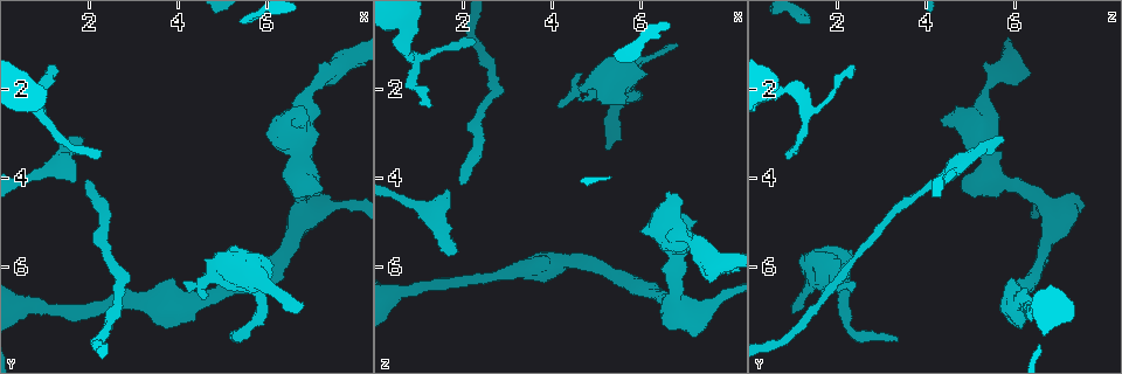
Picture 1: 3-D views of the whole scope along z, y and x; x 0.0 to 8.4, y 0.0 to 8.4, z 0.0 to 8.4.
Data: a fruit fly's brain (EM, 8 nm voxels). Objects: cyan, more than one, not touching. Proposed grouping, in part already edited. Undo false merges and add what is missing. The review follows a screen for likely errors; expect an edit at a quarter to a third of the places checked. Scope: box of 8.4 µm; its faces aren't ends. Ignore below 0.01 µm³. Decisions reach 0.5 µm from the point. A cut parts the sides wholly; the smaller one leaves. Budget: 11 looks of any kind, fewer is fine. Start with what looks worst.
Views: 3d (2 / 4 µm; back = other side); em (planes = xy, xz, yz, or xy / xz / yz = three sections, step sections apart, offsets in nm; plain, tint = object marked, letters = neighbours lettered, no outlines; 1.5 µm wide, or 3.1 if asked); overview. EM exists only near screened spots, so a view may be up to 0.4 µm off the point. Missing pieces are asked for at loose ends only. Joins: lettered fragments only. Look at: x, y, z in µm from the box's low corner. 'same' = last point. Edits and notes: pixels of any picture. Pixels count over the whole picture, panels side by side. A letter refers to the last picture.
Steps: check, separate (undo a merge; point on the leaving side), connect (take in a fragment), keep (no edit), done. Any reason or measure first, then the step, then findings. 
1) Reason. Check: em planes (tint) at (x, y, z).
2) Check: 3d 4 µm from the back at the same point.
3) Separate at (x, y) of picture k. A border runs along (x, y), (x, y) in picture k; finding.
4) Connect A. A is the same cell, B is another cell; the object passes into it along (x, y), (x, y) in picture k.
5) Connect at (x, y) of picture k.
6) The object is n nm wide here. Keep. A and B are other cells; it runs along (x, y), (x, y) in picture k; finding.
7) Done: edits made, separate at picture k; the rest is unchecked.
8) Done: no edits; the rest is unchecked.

Branch stops here. Check: em xz step 8 (letters) at (1.85, 3.15, 5.70).

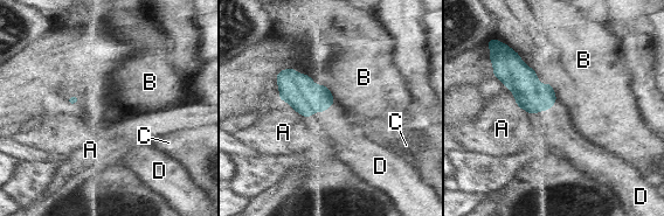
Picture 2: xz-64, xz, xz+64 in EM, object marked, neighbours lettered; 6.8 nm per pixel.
Cut it another way. Check: em planes (letters) at the same point.

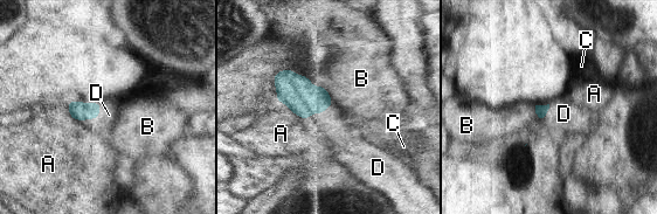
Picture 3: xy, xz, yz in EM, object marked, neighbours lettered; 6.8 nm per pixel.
Connect D. D is the same cell, A, B and C are other cells; the object passes into it along (296, 91), (318, 112), (332, 123) in picture 3; it goes on there.

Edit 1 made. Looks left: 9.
See it whole again. Check: overview.

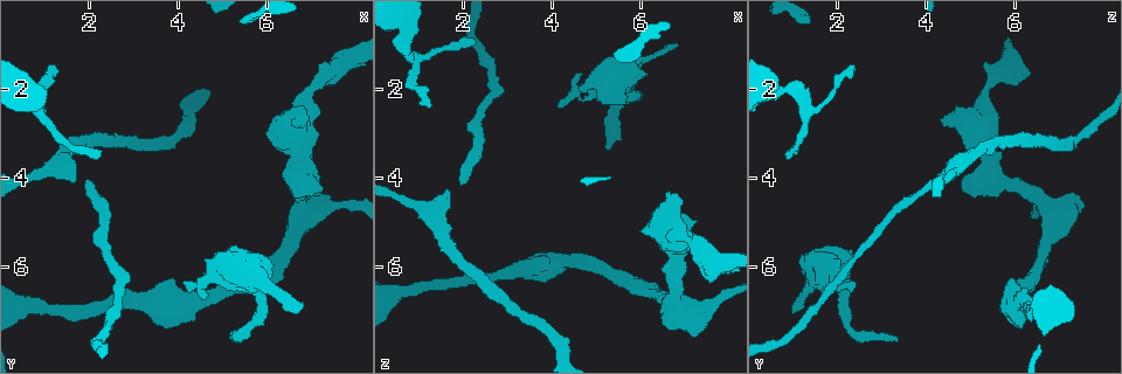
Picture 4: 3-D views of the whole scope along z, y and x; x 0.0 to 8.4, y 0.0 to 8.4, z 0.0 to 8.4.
Branch stops here. Check: em xz step 4 (tint) at (6.80, 6.85, 0.95).

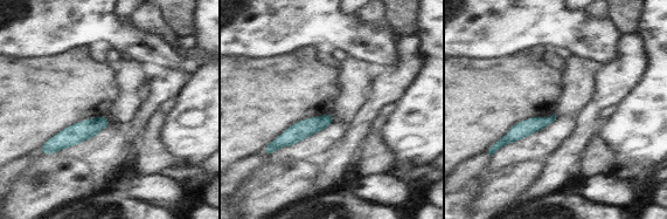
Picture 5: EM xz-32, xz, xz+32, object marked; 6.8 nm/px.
See the neighbours. Check: em xz step 4 (letters) at the same point.

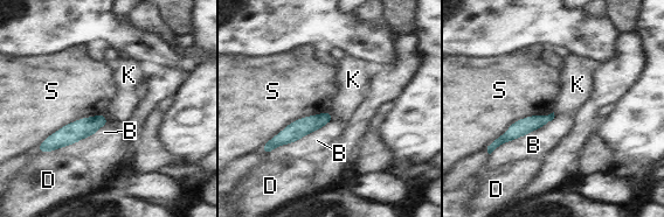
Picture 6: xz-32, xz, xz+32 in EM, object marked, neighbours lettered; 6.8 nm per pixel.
Keep. B, D, K and S are other cells; none of them fits.

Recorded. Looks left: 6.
Free end. Check: em xz step 4 (tint) at (1.25, 1.50, 2.40).

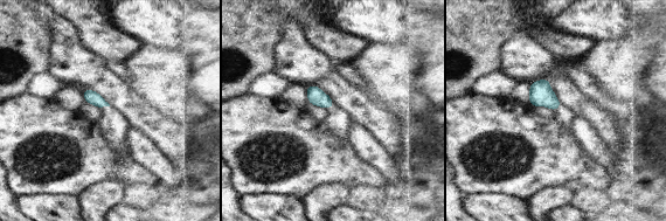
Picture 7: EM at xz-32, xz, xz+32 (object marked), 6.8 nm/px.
Check: em yz step 8 (letters) at the same point.

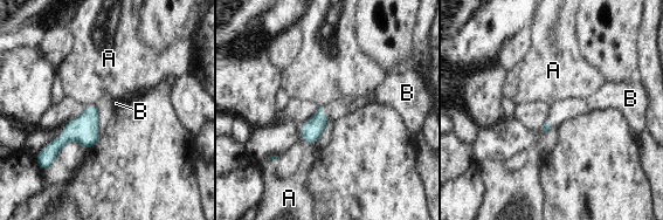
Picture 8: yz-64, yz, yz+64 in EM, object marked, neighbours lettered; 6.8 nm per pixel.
The longest contact is with B, 100 nm. Connect B. B is the same cell, A is another cell; the object passes into it along (311, 130), (322, 112), (335, 110) in picture 8; the neuron continues.

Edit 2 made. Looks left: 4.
Check: overview.

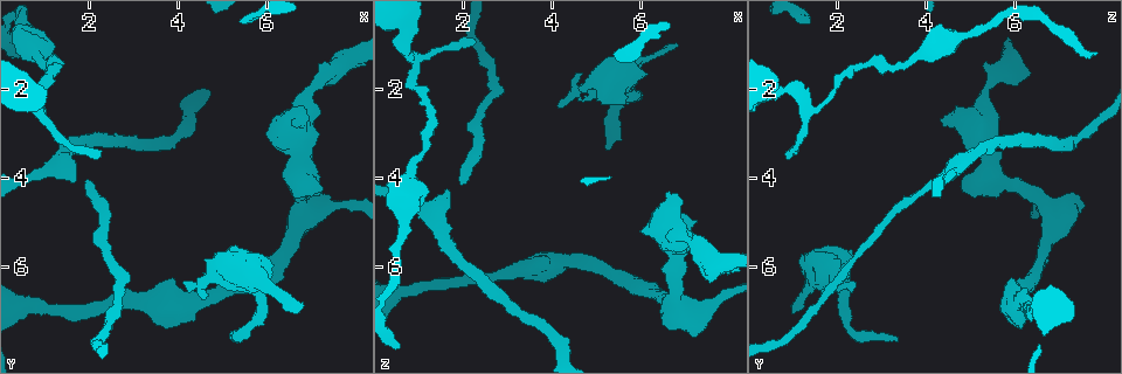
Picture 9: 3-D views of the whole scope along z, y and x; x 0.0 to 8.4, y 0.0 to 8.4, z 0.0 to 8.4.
An open end. Check: 3d 4 µm at (6.55, 2.65, 4.35).

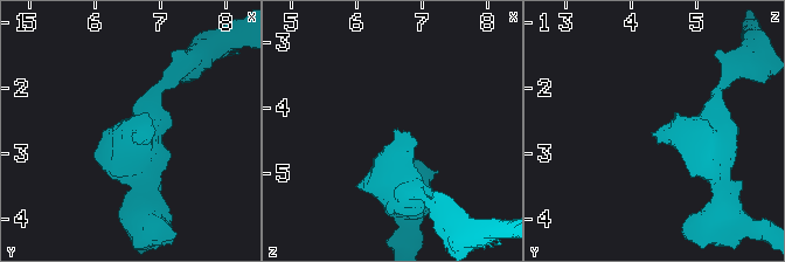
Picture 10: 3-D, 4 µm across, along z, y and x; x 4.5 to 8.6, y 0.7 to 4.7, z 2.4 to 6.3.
Need the tissue. Check: em planes (letters) at (6.60, 2.70, 4.35).

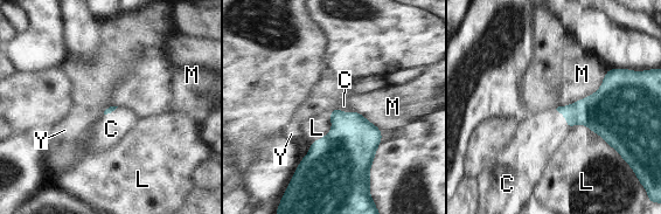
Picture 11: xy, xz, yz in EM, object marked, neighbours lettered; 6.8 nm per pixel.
Connect C. C is the same cell, L, M and Y are other cells; the object passes into it along (600, 111), (565, 118), (537, 138) in picture 11; the neuron continues.

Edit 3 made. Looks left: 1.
Done: edits made, connect at picture 3, connect at picture 8, connect at picture 11; the rest is unchecked.

